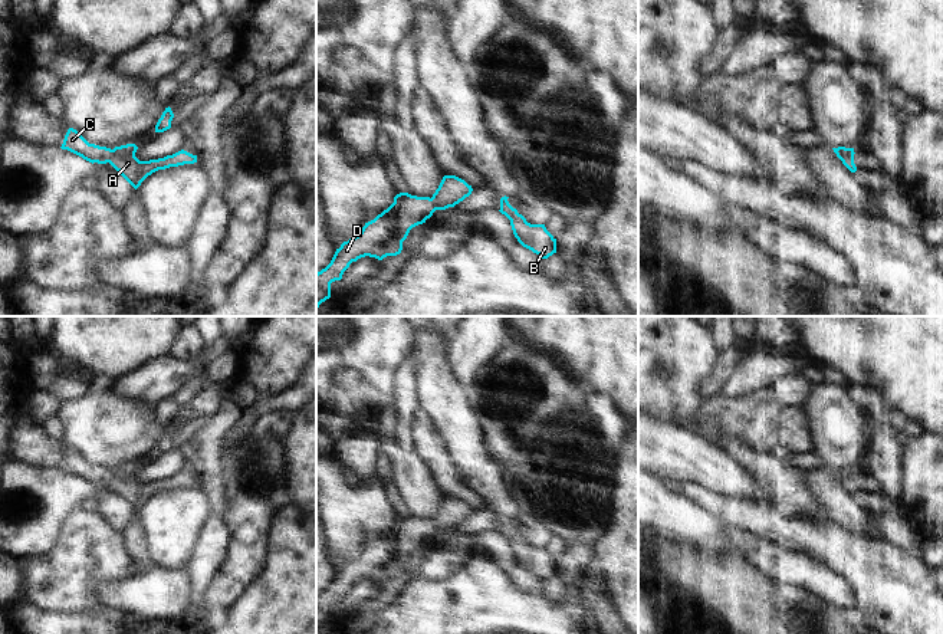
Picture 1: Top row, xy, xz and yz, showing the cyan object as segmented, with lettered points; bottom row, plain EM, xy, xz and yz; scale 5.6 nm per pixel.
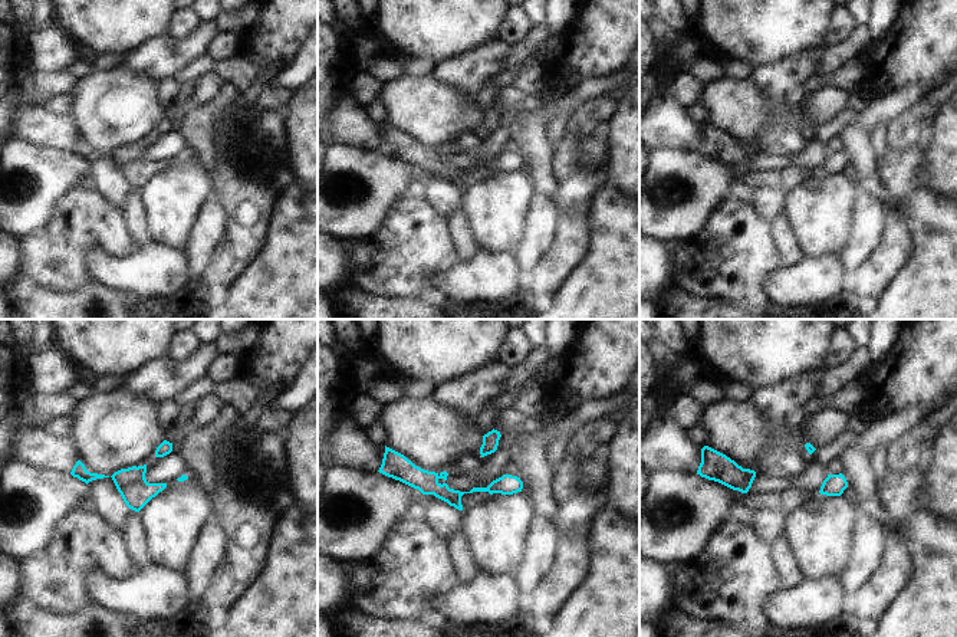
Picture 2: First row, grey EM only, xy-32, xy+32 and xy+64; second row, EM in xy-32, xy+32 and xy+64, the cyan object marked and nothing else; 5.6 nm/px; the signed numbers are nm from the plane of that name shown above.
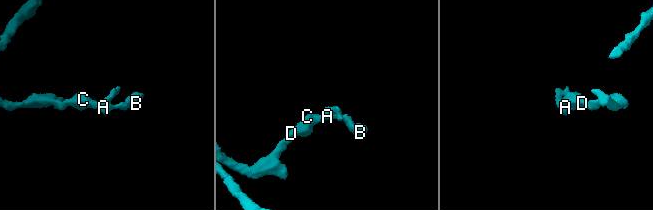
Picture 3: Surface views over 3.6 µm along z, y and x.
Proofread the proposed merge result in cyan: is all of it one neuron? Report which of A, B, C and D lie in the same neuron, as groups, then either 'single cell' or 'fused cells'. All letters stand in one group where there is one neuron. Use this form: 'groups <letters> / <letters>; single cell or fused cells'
groups A B C D; single cell

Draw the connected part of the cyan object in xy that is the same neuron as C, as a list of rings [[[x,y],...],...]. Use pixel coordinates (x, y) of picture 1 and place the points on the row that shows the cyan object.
[[[69,128],[62,150],[68,150],[89,162],[109,162],[137,190],[141,183],[158,170],[197,162],[197,155],[184,150],[158,160],[139,161],[135,157],[138,147],[126,144],[114,150],[89,144],[76,129]]]

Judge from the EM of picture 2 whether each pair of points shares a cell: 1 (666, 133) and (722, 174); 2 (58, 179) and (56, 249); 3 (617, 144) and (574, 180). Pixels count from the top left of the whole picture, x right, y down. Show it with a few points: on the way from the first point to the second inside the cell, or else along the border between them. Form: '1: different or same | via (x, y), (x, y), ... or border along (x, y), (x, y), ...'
1: different | border along (657, 145), (696, 151)
2: different | border along (78, 184), (58, 200), (51, 217), (39, 229)
3: different | border along (604, 130), (605, 176), (609, 184)

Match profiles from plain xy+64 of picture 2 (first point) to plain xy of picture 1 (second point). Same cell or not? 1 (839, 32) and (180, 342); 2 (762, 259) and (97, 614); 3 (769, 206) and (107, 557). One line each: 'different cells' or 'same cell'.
1: same cell
2: different cells
3: different cells

